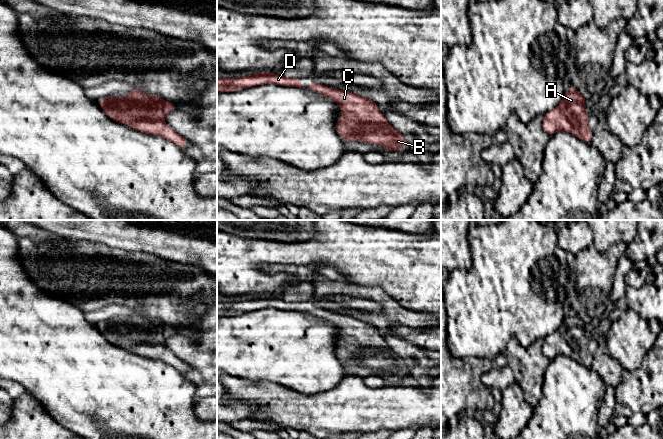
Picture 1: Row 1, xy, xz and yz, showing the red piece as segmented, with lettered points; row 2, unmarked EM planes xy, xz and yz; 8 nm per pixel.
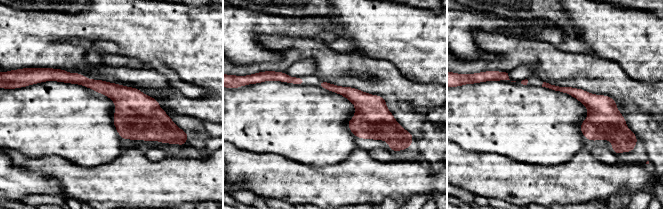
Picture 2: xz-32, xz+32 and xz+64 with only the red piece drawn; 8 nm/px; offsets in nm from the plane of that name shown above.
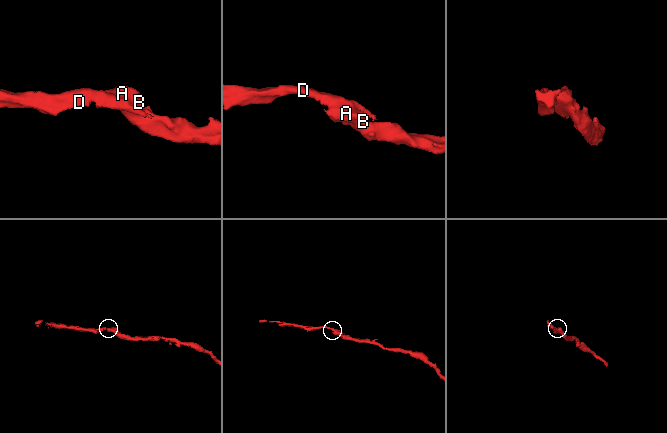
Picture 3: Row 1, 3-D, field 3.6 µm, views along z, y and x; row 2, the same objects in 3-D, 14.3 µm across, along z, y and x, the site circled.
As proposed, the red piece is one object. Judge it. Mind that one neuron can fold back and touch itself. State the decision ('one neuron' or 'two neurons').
one neuron

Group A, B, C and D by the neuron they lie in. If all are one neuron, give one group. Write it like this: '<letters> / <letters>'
A B C D

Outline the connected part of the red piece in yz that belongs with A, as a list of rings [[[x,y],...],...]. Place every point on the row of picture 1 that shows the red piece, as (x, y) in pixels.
[[[570,86],[558,107],[543,114],[543,130],[549,136],[560,130],[571,132],[580,140],[591,144],[593,131],[588,127],[586,101],[587,96],[581,95],[574,86]]]

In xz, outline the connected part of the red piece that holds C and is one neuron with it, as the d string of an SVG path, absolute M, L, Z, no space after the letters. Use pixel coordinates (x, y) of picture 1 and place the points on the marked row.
M312 83L308 89L339 104L342 117L337 119L335 129L344 141L382 145L386 151L406 148L409 138L387 122L374 100L318 83Z

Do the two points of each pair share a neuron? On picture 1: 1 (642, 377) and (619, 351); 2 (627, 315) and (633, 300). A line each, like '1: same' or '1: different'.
1: different
2: different

